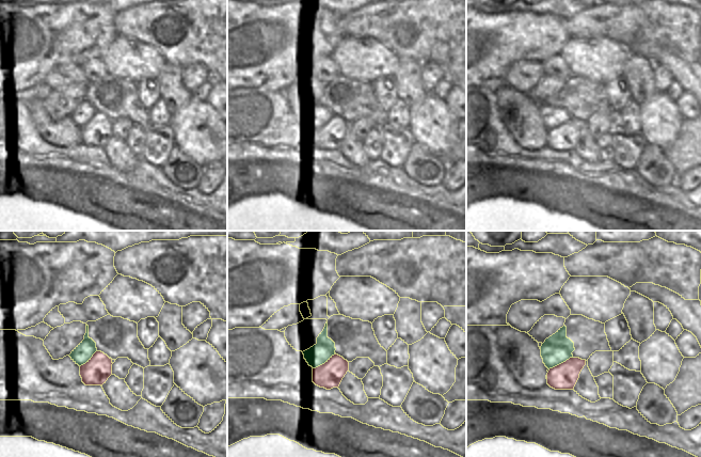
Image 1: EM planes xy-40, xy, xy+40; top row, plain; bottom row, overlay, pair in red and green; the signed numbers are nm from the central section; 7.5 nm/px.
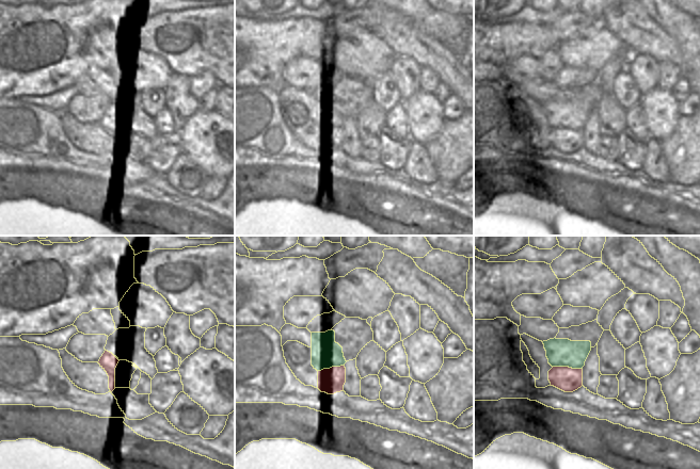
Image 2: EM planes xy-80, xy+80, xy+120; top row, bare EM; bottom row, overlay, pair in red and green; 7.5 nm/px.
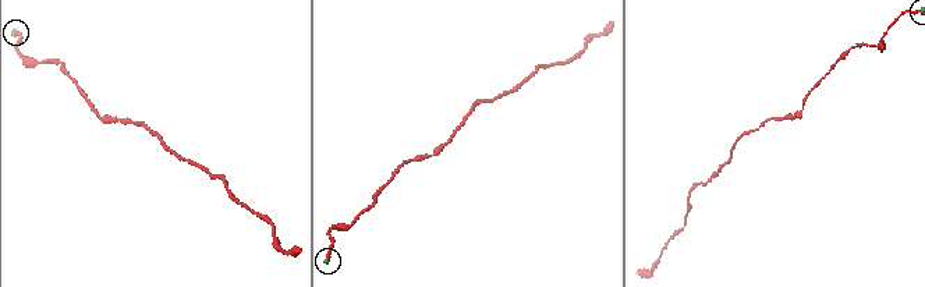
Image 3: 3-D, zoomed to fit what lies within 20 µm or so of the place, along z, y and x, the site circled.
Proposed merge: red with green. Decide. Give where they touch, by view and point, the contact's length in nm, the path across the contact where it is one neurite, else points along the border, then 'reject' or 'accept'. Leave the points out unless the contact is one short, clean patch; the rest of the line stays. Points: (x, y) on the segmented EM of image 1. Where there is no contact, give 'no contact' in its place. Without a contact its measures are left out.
contact xy (324, 363); length 200 nm; way xy (329, 375), (324, 363), (319, 353); accept

